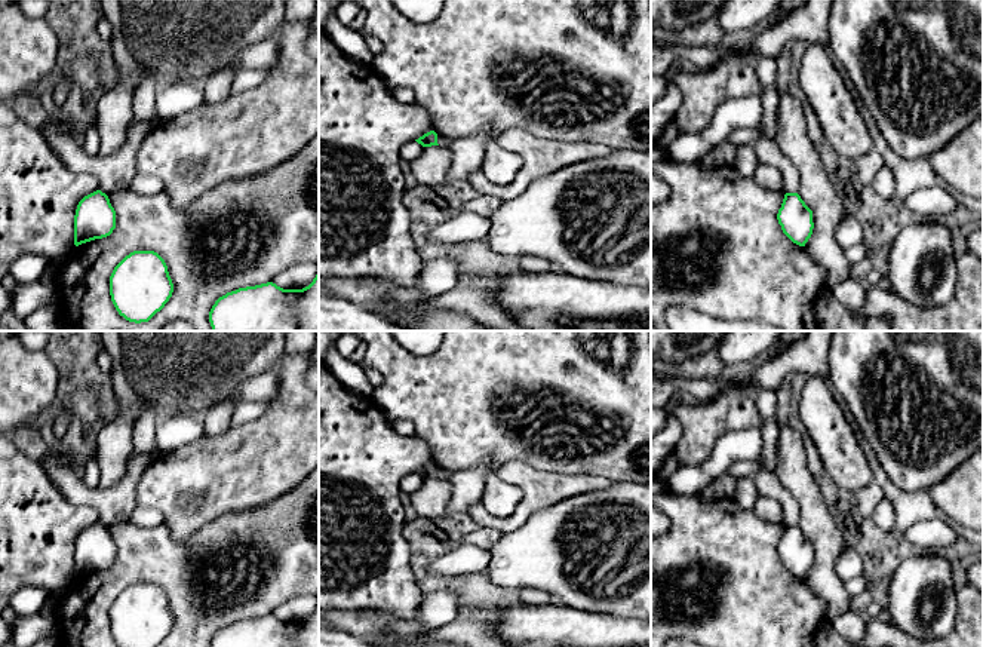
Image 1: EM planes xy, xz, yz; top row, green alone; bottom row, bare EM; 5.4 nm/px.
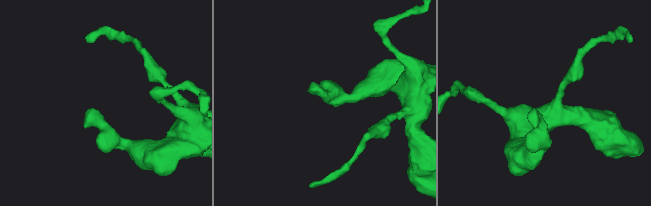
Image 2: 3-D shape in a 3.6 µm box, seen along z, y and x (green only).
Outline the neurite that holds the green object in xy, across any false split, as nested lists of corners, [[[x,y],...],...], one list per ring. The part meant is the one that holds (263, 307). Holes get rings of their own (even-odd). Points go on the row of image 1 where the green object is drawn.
[[[319,273],[302,289],[283,289],[273,282],[239,288],[219,297],[209,312],[212,331],[319,331]]]

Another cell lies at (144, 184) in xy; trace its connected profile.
[[[136,175],[132,180],[129,188],[135,190],[139,194],[156,194],[163,191],[165,187],[159,180],[151,175]]]

